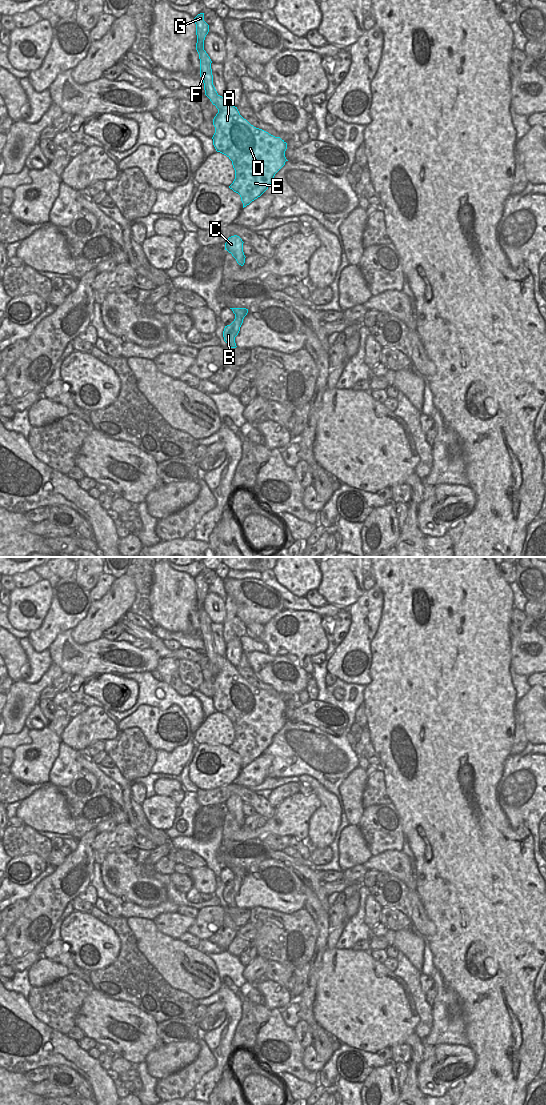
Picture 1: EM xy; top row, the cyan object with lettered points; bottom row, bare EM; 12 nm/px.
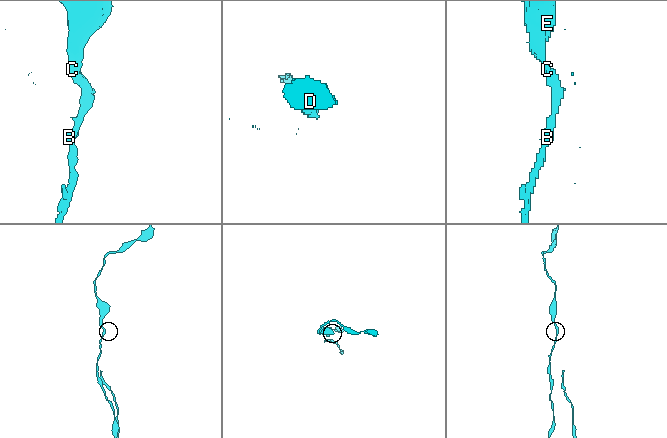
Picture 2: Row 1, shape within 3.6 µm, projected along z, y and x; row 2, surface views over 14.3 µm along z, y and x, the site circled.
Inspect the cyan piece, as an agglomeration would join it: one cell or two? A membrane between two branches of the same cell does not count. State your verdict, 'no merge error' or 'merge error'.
no merge error

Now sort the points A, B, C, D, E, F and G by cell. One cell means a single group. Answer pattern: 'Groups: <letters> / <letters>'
Groups: A B C D E F G.

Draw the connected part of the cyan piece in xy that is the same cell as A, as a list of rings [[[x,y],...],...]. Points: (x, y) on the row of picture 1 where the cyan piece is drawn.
[[[204,13],[198,14],[194,21],[200,77],[205,95],[218,109],[213,119],[213,145],[217,152],[232,161],[235,179],[229,188],[240,195],[244,208],[268,189],[275,174],[288,161],[285,157],[287,143],[251,125],[240,115],[237,107],[217,93],[213,85],[212,61],[204,50],[209,25],[204,21]]]

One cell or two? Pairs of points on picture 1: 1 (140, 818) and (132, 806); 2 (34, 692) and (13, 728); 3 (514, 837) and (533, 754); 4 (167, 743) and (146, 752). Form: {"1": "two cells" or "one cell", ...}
{"1": "one cell", "2": "one cell", "3": "two cells", "4": "two cells"}

